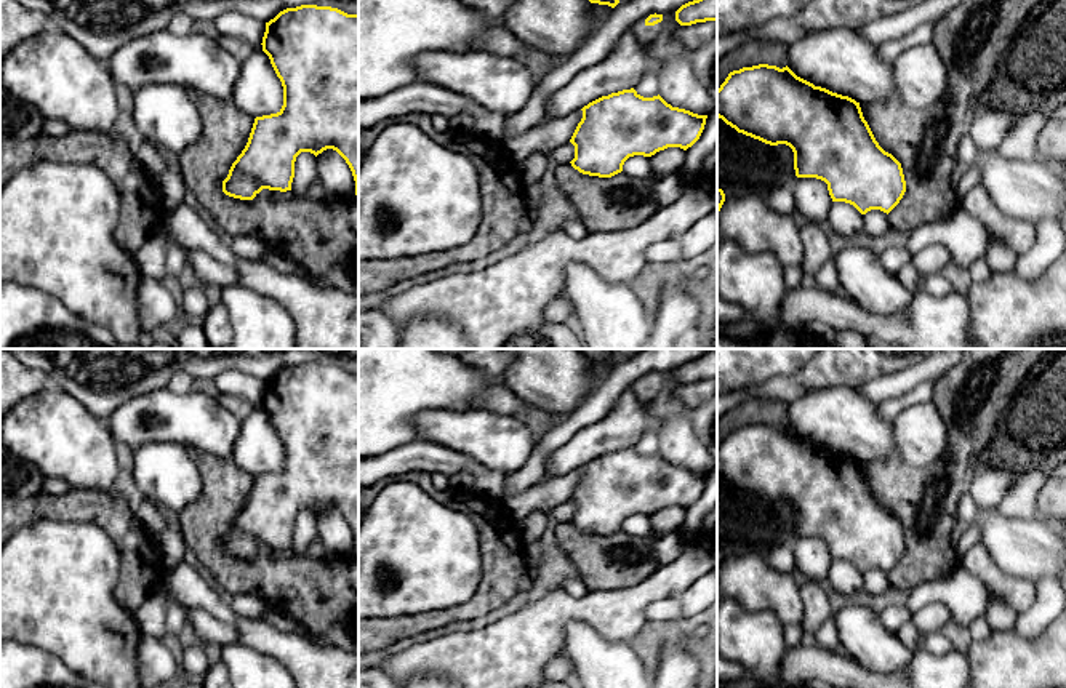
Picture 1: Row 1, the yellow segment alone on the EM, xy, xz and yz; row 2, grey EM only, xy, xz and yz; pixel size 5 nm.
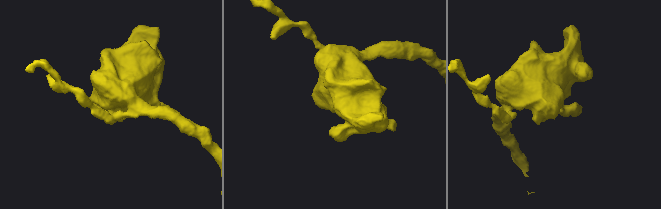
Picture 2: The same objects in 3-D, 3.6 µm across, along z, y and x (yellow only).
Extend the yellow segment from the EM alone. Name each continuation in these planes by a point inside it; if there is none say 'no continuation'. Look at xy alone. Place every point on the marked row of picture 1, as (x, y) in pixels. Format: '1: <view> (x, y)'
no continuation

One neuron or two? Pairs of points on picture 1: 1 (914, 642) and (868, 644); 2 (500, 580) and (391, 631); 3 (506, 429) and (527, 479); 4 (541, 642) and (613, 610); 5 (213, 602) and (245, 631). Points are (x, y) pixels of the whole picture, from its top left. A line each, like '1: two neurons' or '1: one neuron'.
1: two neurons
2: one neuron
3: two neurons
4: one neuron
5: one neuron

